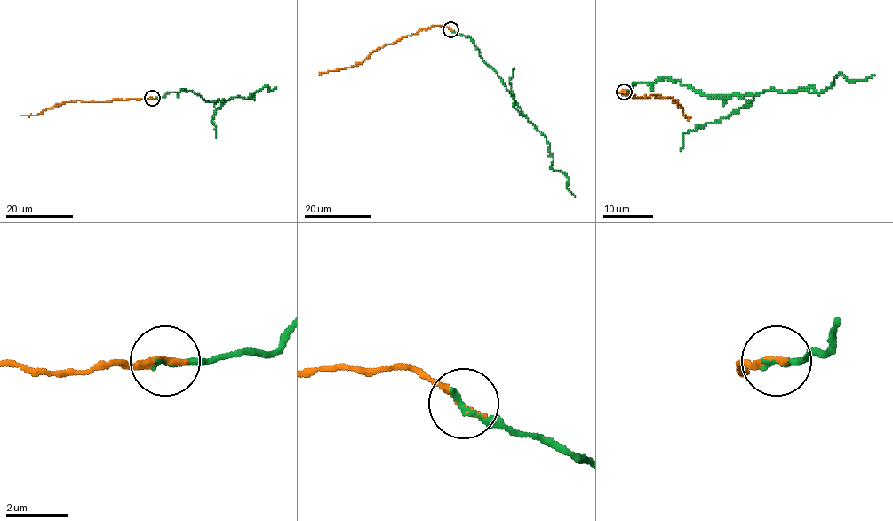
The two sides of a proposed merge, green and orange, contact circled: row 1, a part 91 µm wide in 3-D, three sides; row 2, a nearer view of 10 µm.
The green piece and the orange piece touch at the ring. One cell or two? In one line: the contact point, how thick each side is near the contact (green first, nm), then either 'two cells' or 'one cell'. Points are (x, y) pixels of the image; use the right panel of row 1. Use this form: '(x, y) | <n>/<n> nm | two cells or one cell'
(624, 92) | 140/280 nm | one cell

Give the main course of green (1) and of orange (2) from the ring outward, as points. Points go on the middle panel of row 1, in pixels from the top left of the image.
1: (450, 29), (470, 37), (522, 113), (546, 137), (553, 157), (551, 168), (564, 173), (567, 188), (574, 196)
2: (450, 29), (445, 26), (420, 29), (378, 48), (349, 68), (319, 74)

